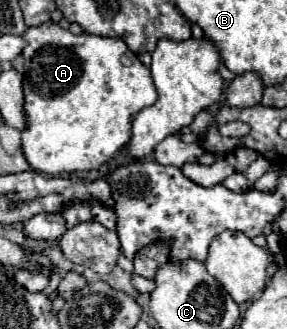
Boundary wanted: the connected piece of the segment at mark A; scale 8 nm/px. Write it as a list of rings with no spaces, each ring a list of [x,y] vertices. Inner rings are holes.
[[[42,23],[38,27],[28,27],[24,33],[26,39],[26,49],[22,51],[24,55],[24,119],[26,119],[26,127],[22,129],[22,151],[26,161],[30,163],[30,167],[38,173],[46,173],[46,175],[58,175],[58,173],[78,173],[78,171],[90,171],[90,169],[98,169],[102,167],[120,147],[124,147],[130,141],[130,127],[132,127],[132,119],[134,115],[144,109],[150,107],[158,95],[156,95],[156,87],[154,81],[150,77],[150,69],[144,67],[138,57],[126,47],[126,43],[122,39],[116,37],[102,37],[102,35],[90,35],[90,33],[82,33],[82,35],[72,35],[70,31],[62,29],[58,23]]]

